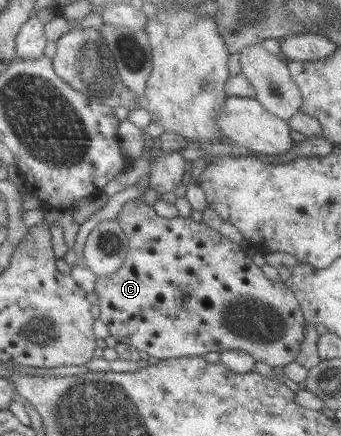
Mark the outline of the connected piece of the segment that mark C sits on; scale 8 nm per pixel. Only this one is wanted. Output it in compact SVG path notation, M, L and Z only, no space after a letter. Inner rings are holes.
M133 198L126 201L116 216L116 223L120 225L128 236L128 255L120 269L111 275L96 276L96 284L93 293L97 296L96 305L98 306L99 317L107 326L109 335L116 342L132 345L137 351L145 351L147 355L158 360L181 358L181 357L201 357L209 351L221 352L223 350L241 350L245 351L255 359L261 361L271 368L287 365L294 362L297 358L301 342L304 338L307 322L302 316L299 304L295 299L294 293L281 281L275 281L265 277L261 268L257 267L241 249L240 245L230 241L226 236L221 235L207 227L203 222L195 223L190 217L173 217L173 219L163 219L153 211L150 205L147 205L142 198Z

